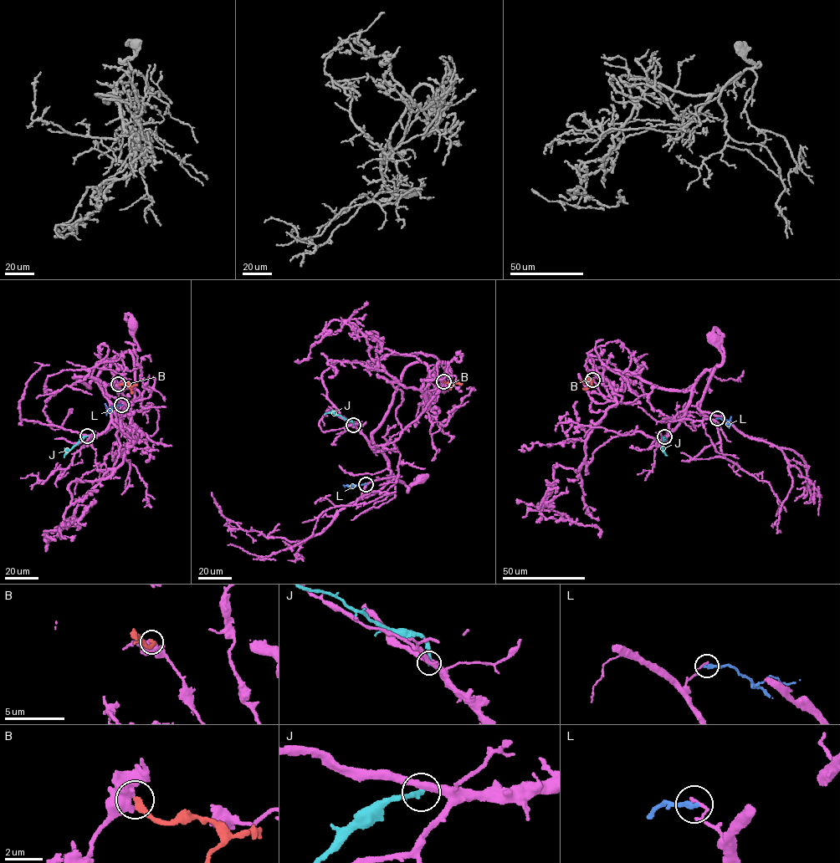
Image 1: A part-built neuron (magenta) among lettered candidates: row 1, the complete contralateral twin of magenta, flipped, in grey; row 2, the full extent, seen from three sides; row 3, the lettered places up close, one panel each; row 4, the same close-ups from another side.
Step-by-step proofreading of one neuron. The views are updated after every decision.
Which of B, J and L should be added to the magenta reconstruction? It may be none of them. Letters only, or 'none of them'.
none of them

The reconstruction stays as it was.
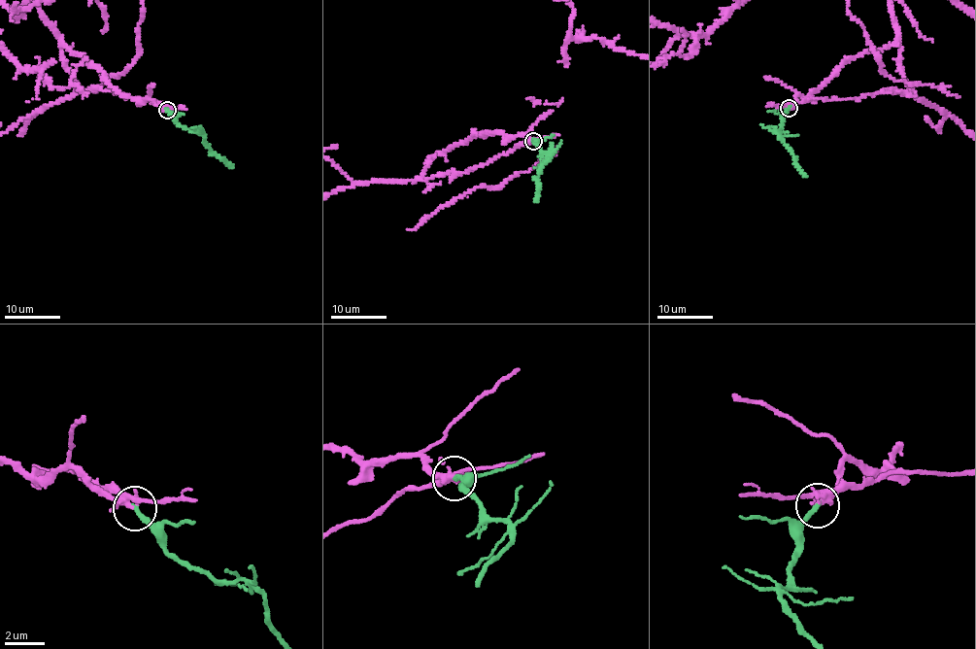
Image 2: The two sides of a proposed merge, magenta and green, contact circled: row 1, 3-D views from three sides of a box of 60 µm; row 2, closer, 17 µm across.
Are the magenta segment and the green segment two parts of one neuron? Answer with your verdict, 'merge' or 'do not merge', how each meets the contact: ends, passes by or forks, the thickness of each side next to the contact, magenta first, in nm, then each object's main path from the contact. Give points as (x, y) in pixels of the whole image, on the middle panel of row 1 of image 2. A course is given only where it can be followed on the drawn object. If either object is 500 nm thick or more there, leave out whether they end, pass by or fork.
merge; magenta forks there; green ends there; 240 nm thick on the magenta side, 240 nm on the other; green runs (532, 141), (549, 158), (537, 177), (537, 202)

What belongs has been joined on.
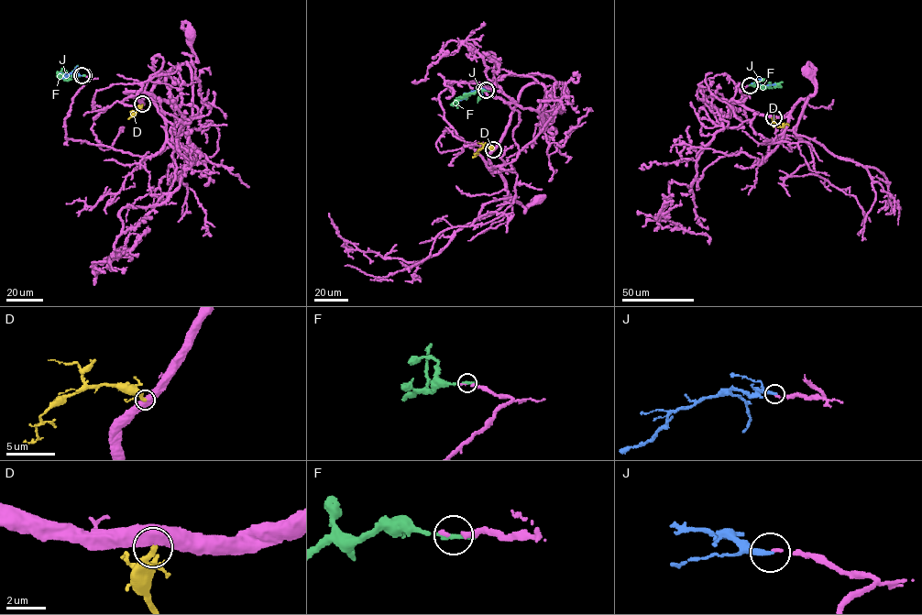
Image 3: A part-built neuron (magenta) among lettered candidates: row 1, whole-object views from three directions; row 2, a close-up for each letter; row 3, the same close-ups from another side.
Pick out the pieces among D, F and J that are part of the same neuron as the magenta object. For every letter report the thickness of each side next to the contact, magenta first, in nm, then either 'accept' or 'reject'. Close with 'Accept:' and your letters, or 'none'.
D: calibres 550 and 300 nm; reject
F: calibres 160 and 280 nm; reject
J: calibres 130 and 280 nm; accept
Accept: J

